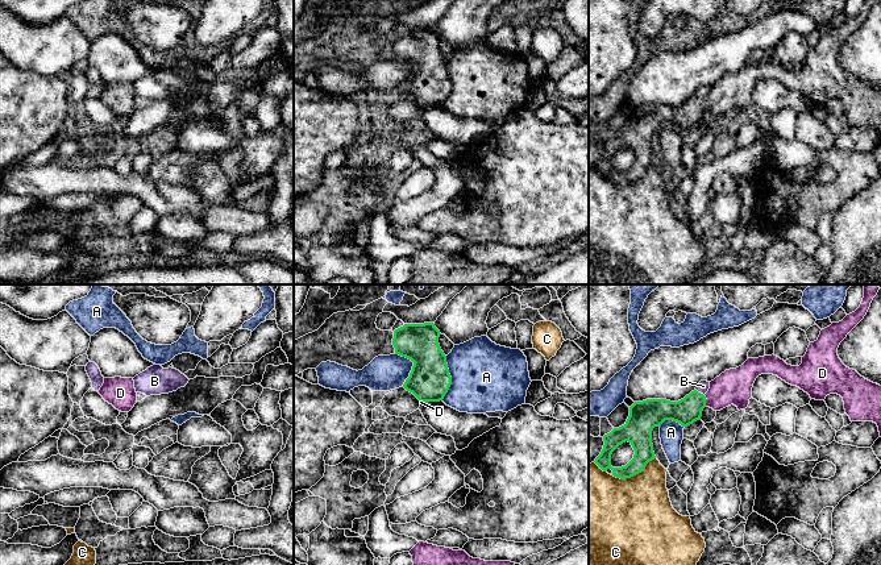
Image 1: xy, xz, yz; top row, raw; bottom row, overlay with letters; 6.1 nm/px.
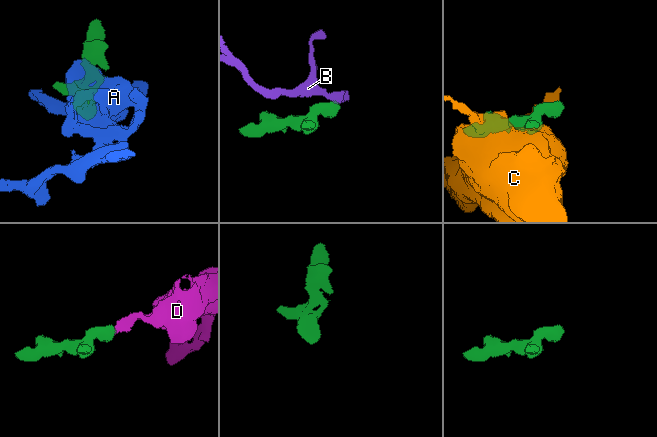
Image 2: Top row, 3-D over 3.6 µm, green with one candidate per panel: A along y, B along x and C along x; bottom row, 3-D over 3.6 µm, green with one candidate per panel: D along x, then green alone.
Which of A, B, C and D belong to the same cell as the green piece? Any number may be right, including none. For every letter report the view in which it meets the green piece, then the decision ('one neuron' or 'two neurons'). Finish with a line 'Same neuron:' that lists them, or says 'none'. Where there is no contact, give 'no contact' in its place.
A: contact in xz; two neurons
B: contact in yz; two neurons
C: contact in yz; two neurons
D: contact in yz; one neuron
Same neuron: D

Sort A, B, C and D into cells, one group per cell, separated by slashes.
A / B / C / D

